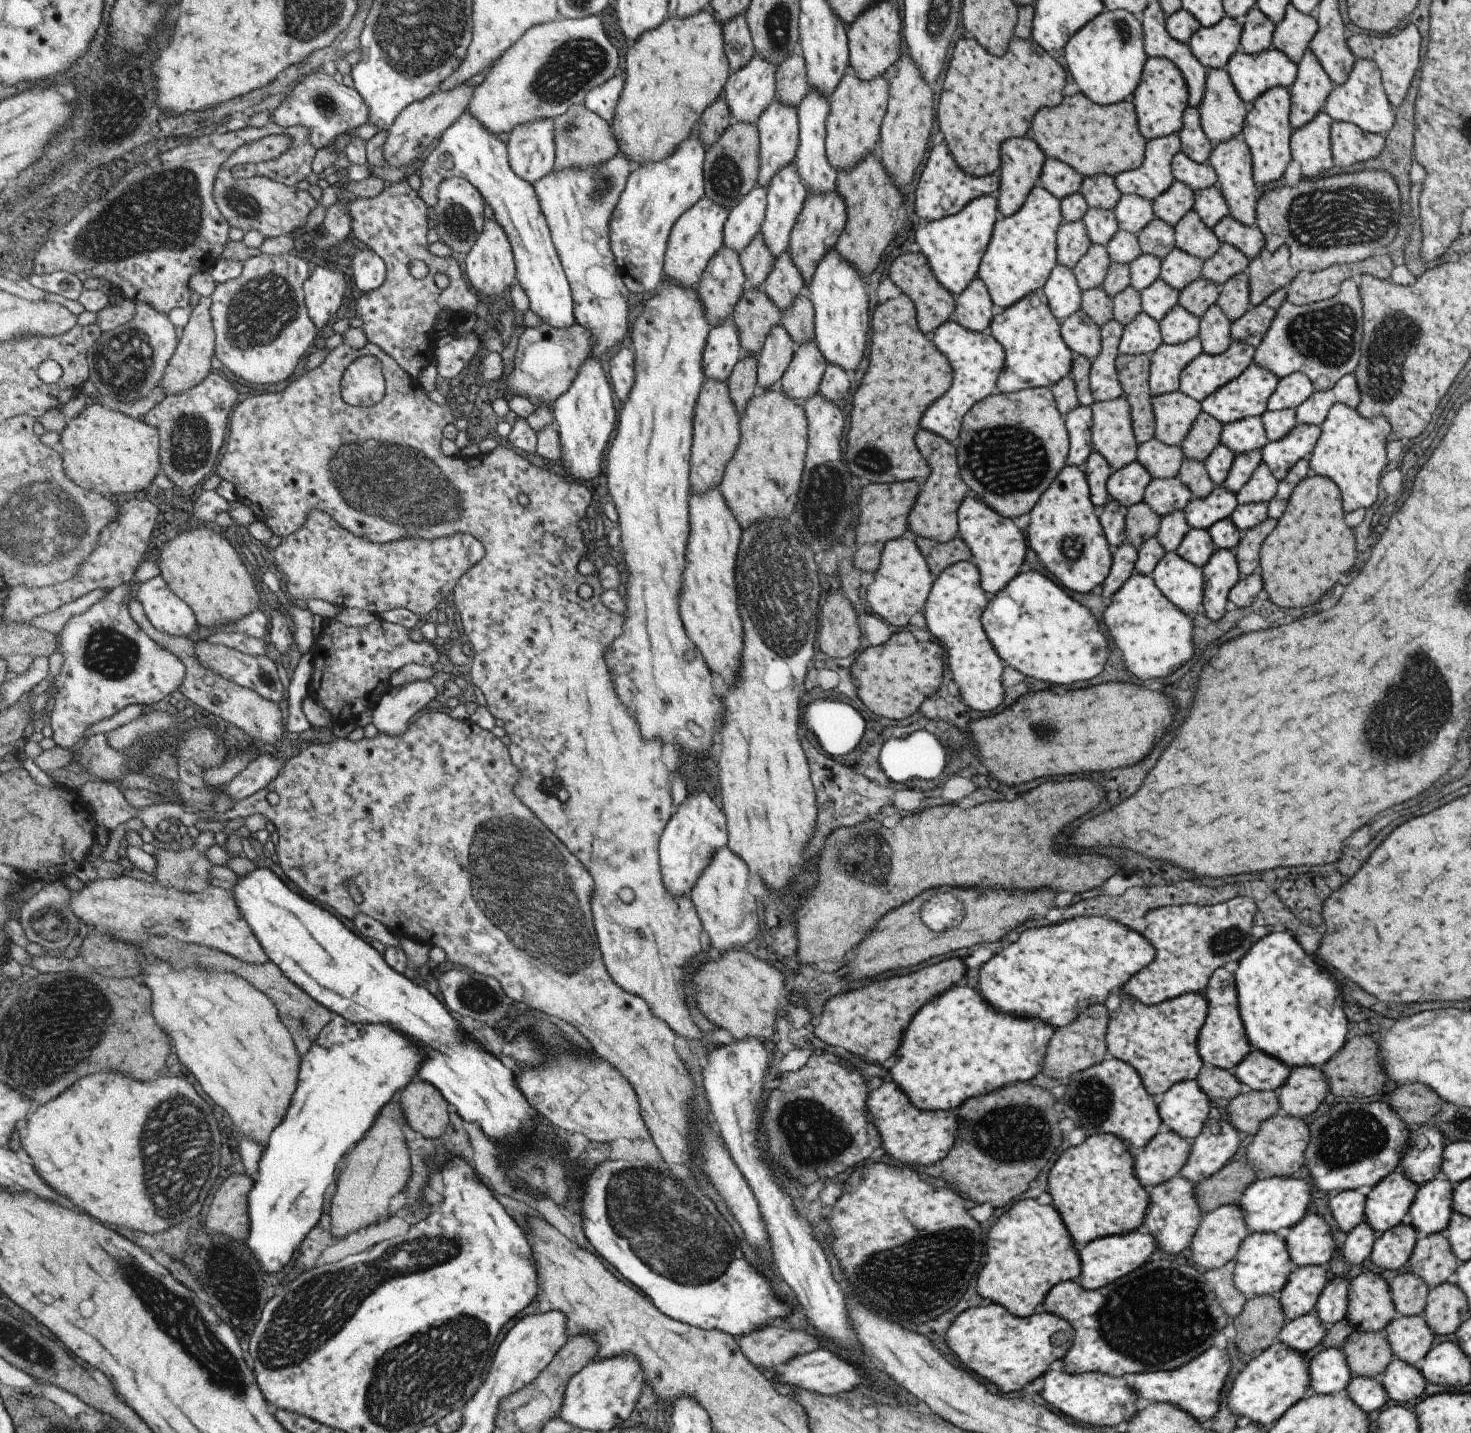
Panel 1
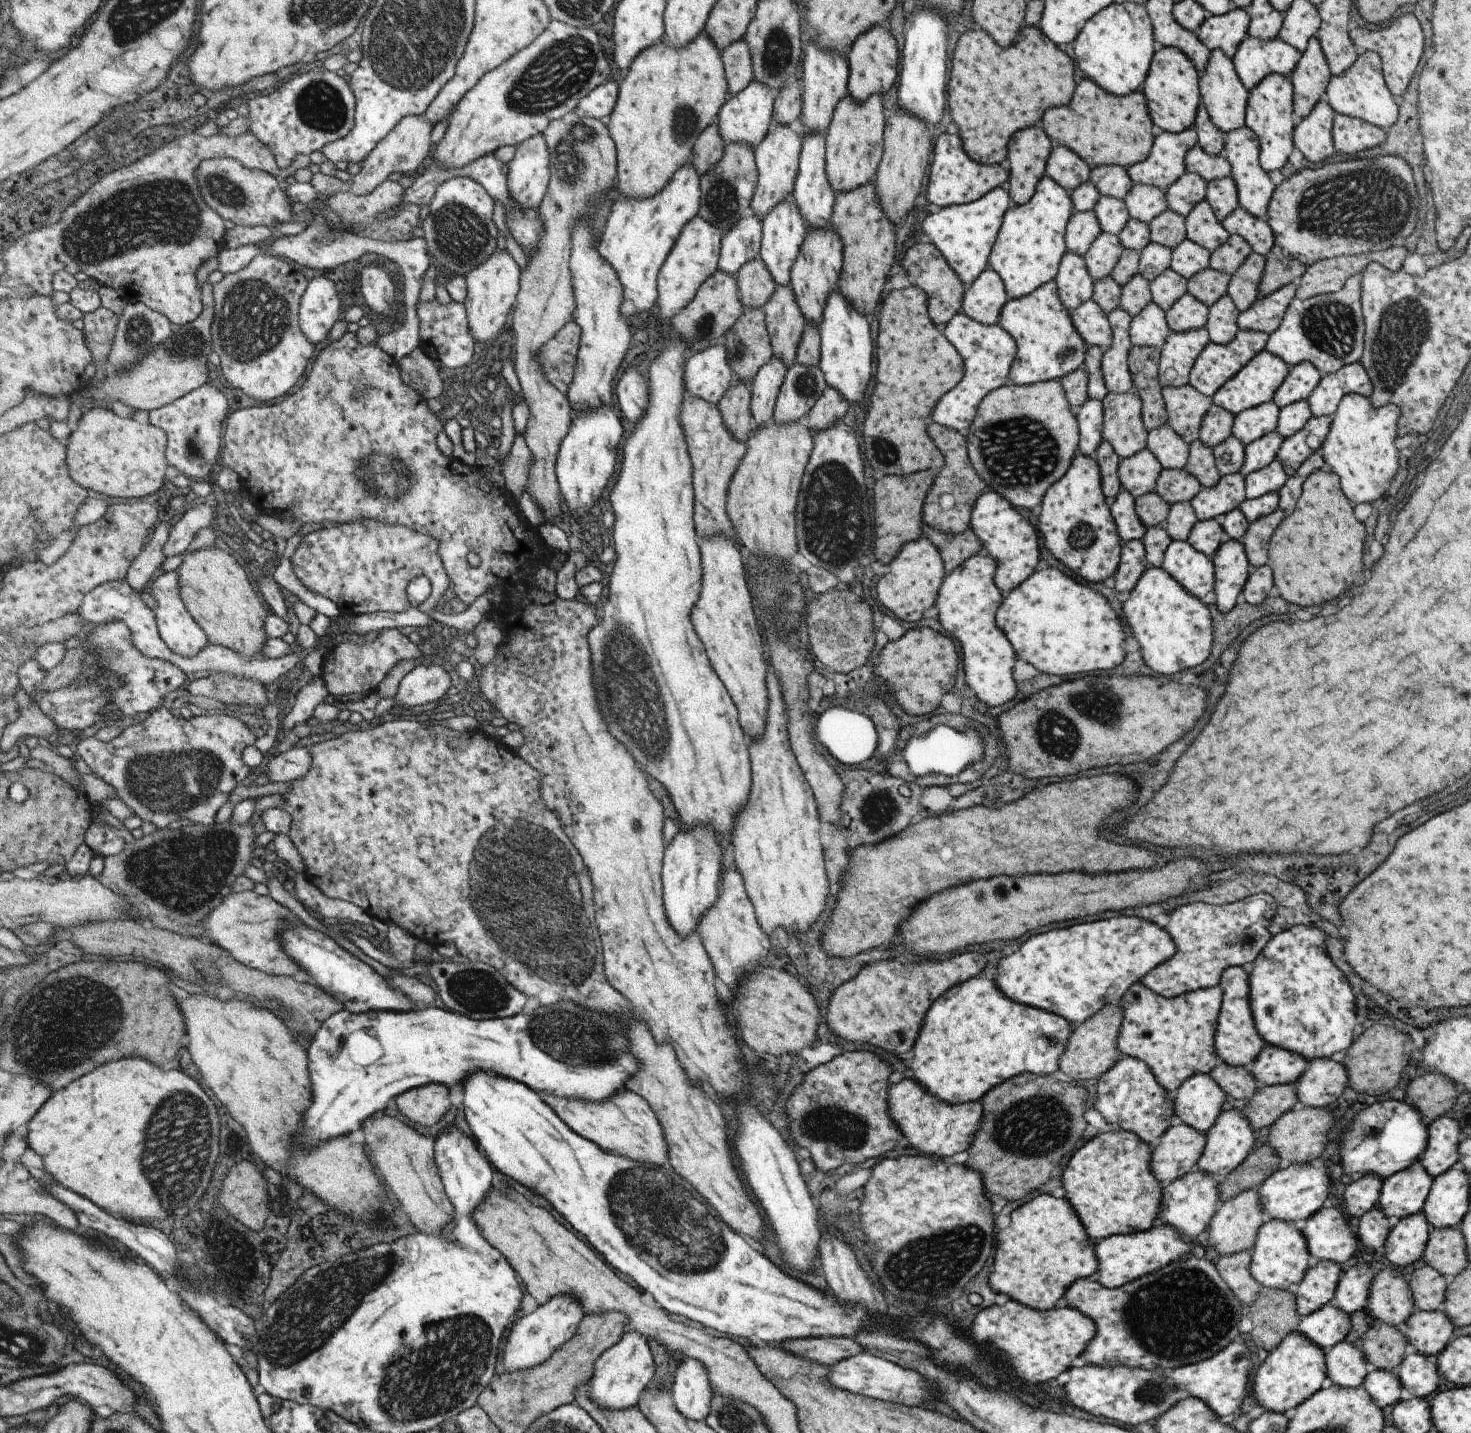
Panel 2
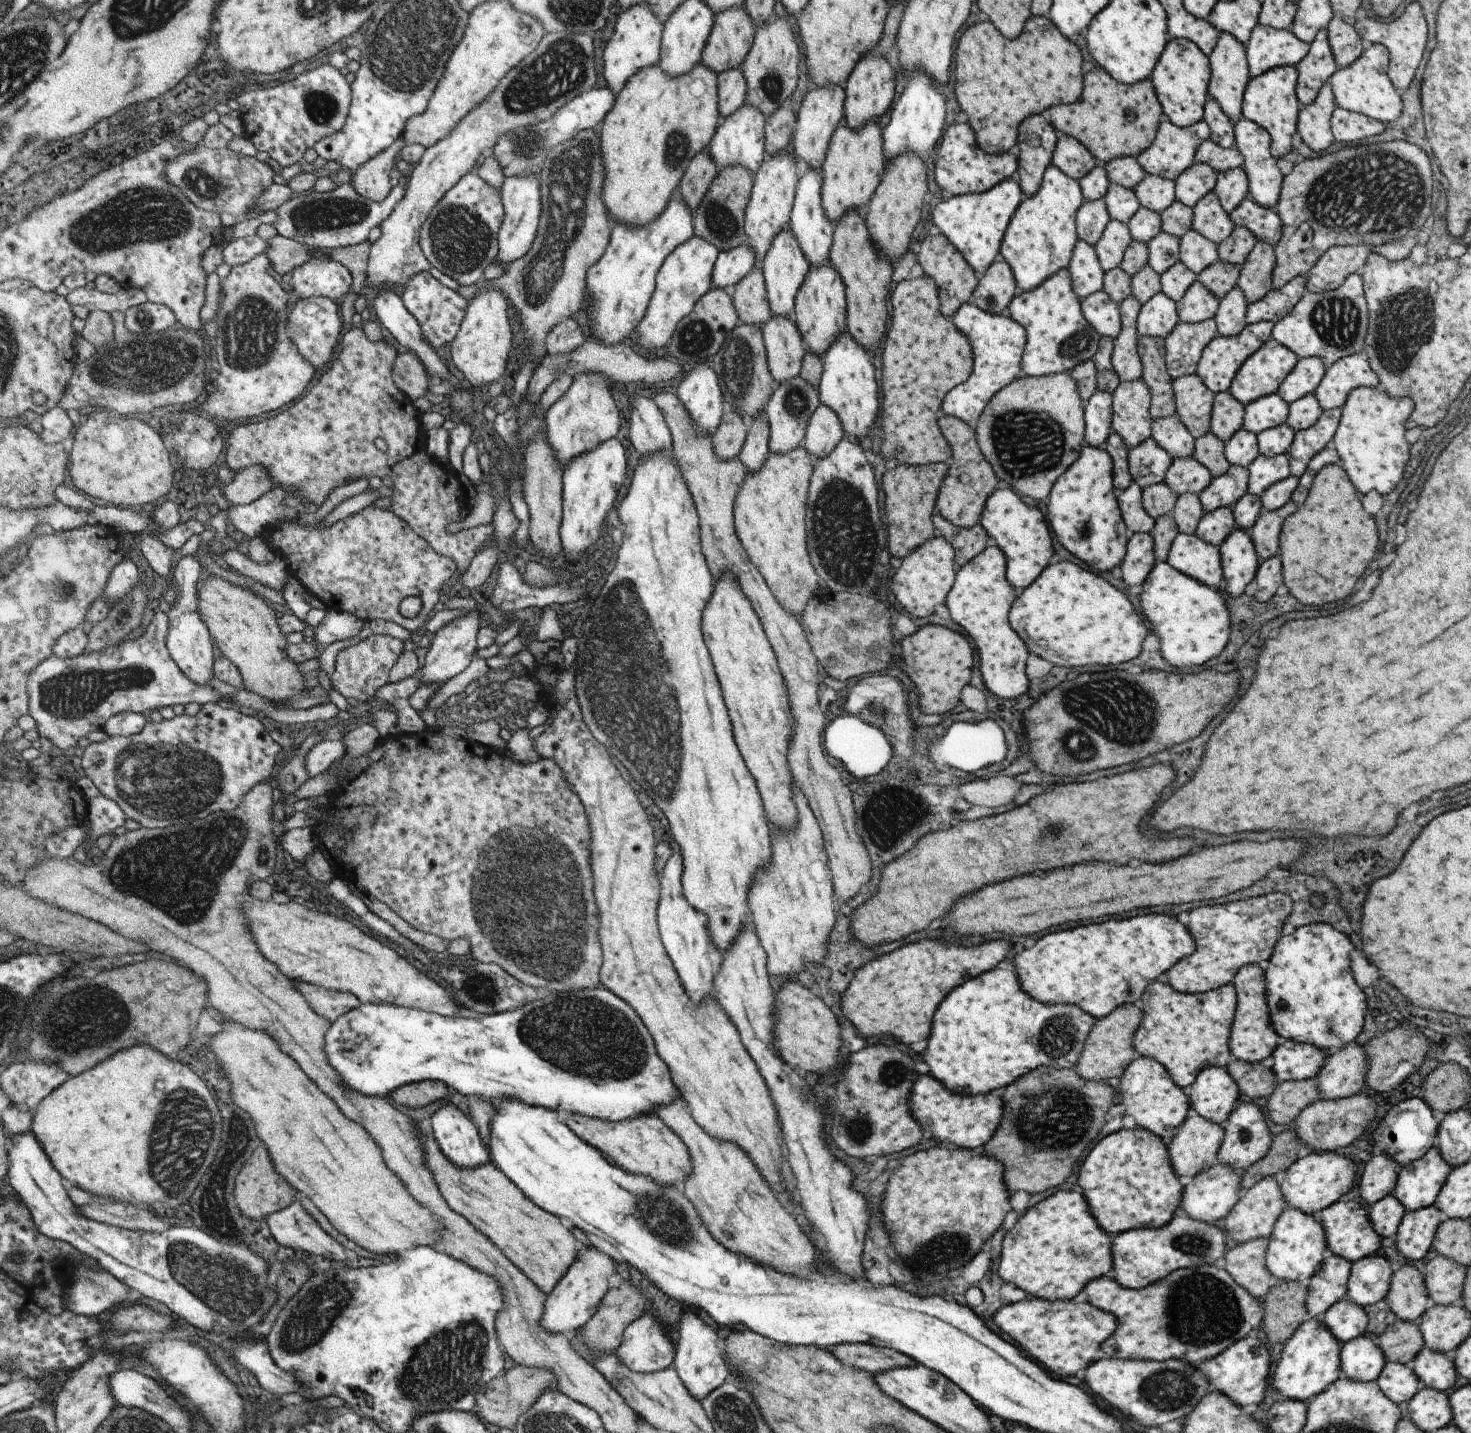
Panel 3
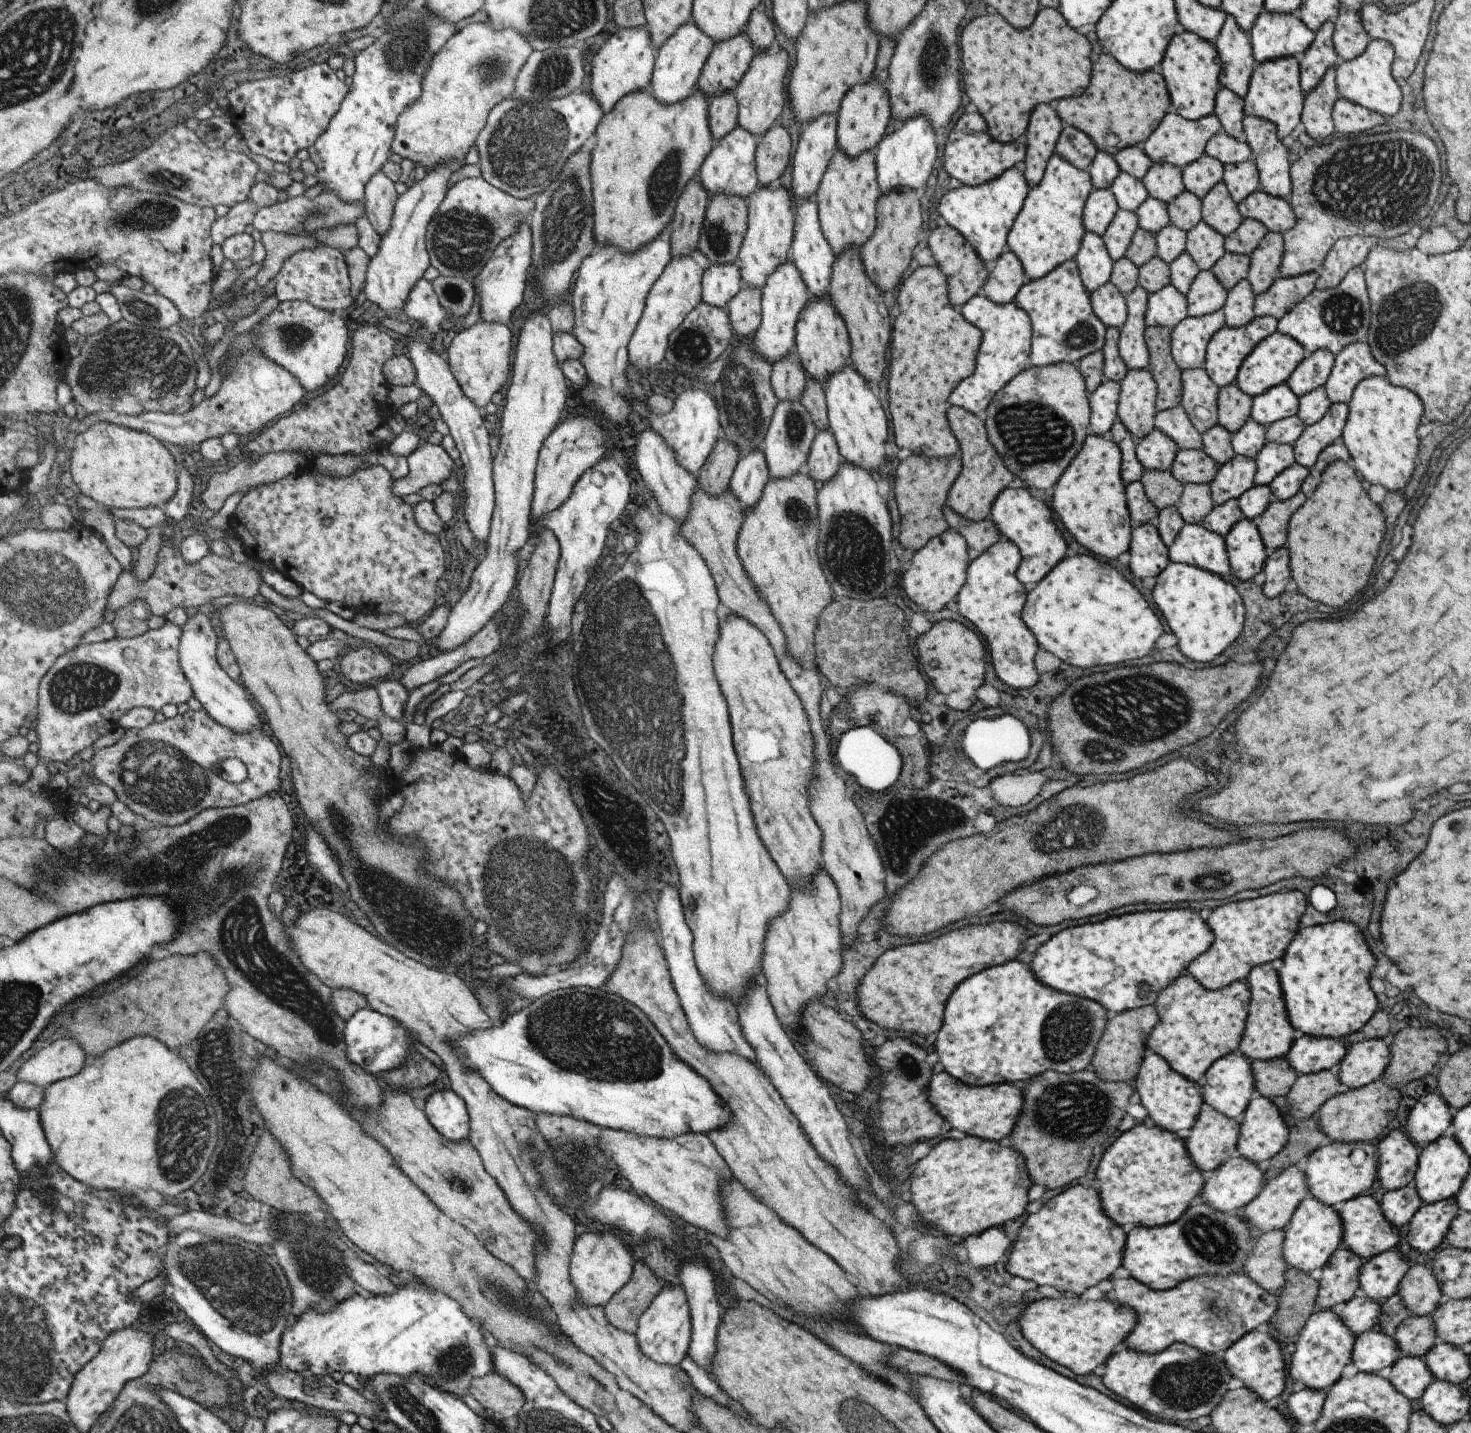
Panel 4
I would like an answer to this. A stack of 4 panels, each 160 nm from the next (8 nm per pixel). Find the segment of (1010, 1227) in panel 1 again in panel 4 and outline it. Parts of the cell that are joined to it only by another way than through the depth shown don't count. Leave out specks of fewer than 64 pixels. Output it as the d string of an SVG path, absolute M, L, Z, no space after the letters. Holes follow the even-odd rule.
M1069 1186L1060 1194L1042 1203L1038 1212L1030 1213L1011 1244L1007 1263L1004 1265L1011 1276L1033 1280L1039 1286L1053 1286L1062 1294L1078 1296L1097 1282L1110 1279L1111 1273L1122 1264L1126 1234L1118 1224L1112 1222L1101 1208L1100 1196L1095 1186Z

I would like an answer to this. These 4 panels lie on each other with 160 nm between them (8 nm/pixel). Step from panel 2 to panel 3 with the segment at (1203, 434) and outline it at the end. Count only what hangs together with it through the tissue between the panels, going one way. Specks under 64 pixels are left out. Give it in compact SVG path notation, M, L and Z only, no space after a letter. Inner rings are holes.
M1229 392L1214 393L1209 432L1227 442L1242 426L1243 405Z

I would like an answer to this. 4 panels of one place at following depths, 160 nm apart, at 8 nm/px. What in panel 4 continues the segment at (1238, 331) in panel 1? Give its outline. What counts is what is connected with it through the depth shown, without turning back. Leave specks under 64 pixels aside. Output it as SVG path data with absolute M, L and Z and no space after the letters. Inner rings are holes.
M1308 272L1292 277L1275 279L1265 292L1254 296L1255 317L1272 316L1278 321L1291 307L1314 289L1318 272Z

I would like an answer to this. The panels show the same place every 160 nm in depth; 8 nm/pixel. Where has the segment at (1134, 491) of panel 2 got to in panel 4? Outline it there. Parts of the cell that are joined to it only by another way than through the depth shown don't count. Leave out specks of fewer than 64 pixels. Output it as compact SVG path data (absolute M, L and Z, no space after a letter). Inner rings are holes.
M1151 429L1143 438L1136 440L1135 456L1144 470L1169 471L1178 446L1163 432Z

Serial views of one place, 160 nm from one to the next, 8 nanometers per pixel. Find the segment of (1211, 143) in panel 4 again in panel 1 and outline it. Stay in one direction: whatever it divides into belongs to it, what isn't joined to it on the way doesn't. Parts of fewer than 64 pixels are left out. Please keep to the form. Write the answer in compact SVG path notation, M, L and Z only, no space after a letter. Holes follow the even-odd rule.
M1181 150L1173 155L1170 169L1174 180L1184 182L1195 191L1216 184L1215 171L1209 164L1193 162Z

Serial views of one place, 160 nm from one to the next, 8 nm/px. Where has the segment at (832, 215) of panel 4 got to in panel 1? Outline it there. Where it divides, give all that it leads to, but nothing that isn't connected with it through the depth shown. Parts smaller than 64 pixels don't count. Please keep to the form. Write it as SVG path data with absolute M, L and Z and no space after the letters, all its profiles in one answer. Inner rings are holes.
M847 70L828 98L825 121L824 153L836 171L846 171L859 163L868 153L876 153L880 124L888 99L887 81L880 76L868 81L859 80Z

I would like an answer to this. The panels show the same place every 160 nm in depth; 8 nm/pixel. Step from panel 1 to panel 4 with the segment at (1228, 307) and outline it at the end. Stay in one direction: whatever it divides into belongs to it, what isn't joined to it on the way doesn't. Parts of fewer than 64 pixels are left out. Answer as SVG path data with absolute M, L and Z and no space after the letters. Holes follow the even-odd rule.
M1267 231L1250 254L1246 279L1254 295L1265 292L1271 283L1280 277L1282 259L1282 235Z

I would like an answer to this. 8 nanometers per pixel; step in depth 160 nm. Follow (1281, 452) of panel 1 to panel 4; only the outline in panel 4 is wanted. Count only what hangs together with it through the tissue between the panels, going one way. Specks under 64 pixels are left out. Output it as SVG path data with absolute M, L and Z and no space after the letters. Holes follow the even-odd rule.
M1347 403L1331 404L1321 420L1305 426L1299 438L1291 444L1294 462L1311 468L1323 448L1340 440L1347 413Z

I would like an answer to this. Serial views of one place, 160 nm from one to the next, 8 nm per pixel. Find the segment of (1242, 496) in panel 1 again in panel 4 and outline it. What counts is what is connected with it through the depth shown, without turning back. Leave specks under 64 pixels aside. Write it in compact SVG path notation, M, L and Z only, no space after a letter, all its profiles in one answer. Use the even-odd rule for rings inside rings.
M1267 441L1254 458L1256 471L1254 485L1269 486L1282 470L1294 463L1292 445Z

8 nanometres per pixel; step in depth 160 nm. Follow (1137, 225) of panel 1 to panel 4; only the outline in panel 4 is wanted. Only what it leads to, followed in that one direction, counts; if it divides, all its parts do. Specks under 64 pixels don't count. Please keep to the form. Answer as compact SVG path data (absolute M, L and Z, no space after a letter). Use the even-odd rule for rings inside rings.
M1153 163L1143 175L1142 183L1149 197L1165 204L1184 190L1181 169L1169 163Z

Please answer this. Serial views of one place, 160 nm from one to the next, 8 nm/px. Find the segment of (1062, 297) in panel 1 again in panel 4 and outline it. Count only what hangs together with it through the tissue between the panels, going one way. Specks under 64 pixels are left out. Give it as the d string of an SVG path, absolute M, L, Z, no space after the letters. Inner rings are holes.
M1085 231L1074 259L1081 282L1089 293L1110 280L1113 260L1098 234Z

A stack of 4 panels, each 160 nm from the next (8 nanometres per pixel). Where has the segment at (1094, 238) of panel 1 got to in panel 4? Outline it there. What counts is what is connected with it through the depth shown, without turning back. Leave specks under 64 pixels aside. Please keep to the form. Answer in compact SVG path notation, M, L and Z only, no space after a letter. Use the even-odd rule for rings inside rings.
M1119 172L1110 184L1110 191L1115 197L1118 208L1133 211L1148 197L1142 179Z

